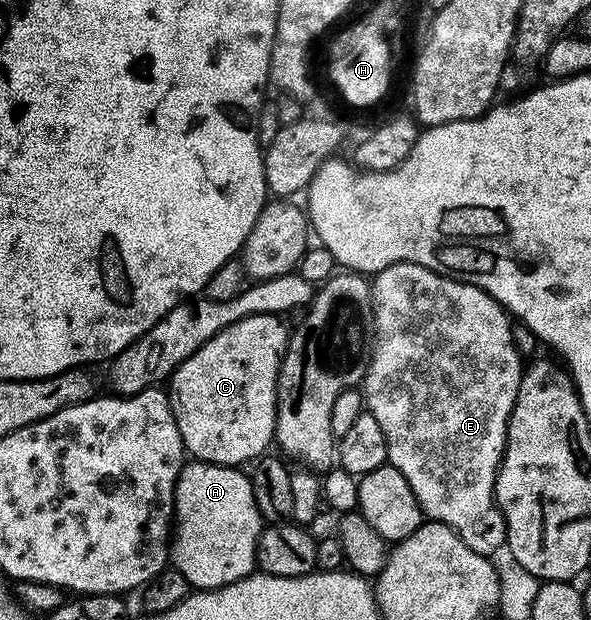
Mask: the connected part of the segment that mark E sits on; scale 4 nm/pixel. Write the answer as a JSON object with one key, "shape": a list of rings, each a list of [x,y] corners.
{"shape":[[[395,264],[394,266],[390,266],[386,270],[375,273],[370,287],[372,290],[372,327],[374,329],[374,335],[372,338],[370,355],[368,357],[368,369],[366,370],[366,374],[362,381],[362,400],[366,405],[367,412],[376,419],[378,426],[382,426],[382,434],[386,438],[386,446],[388,447],[388,464],[391,465],[391,467],[397,468],[397,470],[399,470],[402,474],[402,478],[406,478],[406,482],[410,486],[410,490],[416,499],[417,509],[419,509],[423,515],[425,512],[425,514],[428,515],[425,517],[427,517],[429,521],[450,526],[458,534],[458,538],[462,538],[462,542],[466,542],[466,546],[470,546],[470,550],[474,550],[483,556],[491,557],[493,552],[506,544],[504,538],[504,519],[500,514],[500,507],[496,504],[496,475],[500,469],[500,459],[504,457],[504,446],[506,444],[506,434],[508,433],[508,419],[514,410],[514,402],[518,398],[518,386],[520,385],[520,378],[522,375],[520,354],[516,350],[515,342],[512,341],[513,321],[510,319],[508,313],[504,311],[504,307],[502,307],[494,298],[490,298],[490,294],[486,294],[486,290],[482,290],[478,286],[467,284],[461,280],[452,280],[449,276],[443,276],[429,268],[423,268],[421,264]]]}

